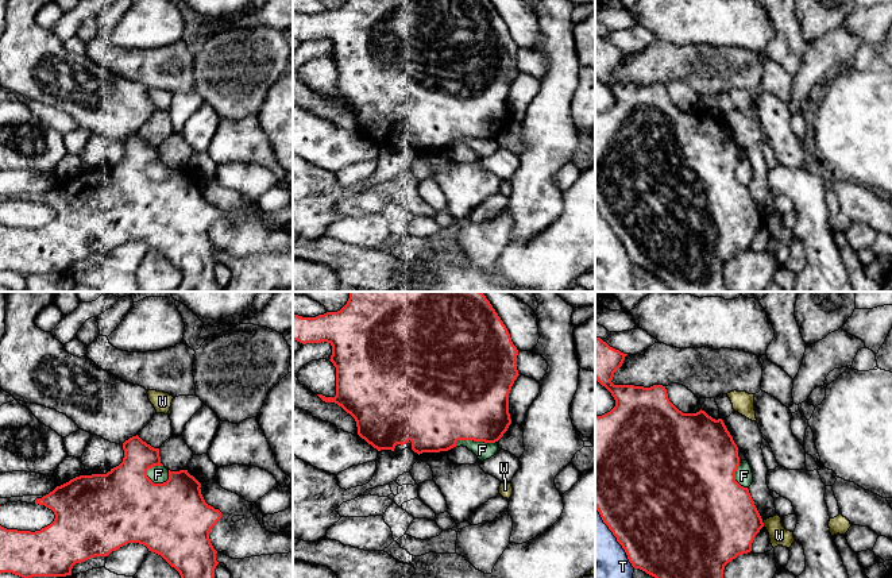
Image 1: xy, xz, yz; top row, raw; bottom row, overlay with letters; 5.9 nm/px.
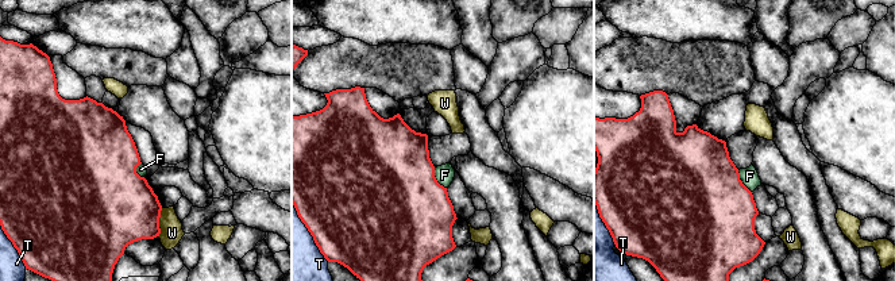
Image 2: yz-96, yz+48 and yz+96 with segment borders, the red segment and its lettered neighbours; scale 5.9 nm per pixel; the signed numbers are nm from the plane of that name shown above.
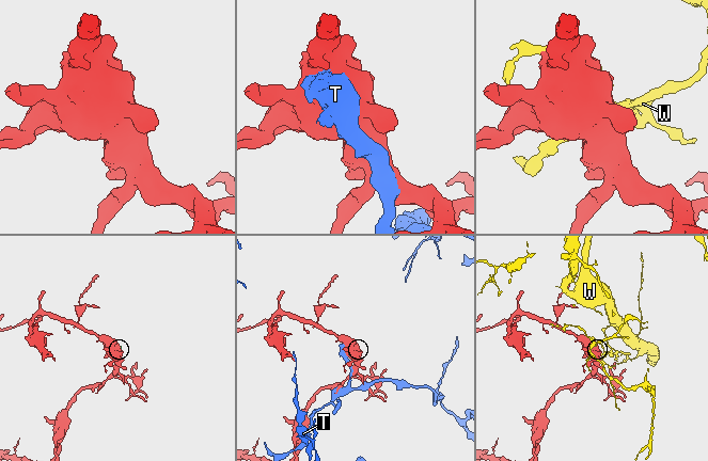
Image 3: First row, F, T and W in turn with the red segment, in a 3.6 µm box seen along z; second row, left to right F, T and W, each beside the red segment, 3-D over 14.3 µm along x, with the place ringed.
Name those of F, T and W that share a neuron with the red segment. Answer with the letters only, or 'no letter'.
no letter

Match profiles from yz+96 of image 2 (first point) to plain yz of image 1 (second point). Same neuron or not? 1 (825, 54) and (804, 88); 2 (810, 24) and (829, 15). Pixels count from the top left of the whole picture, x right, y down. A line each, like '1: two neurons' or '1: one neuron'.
1: one neuron
2: one neuron

